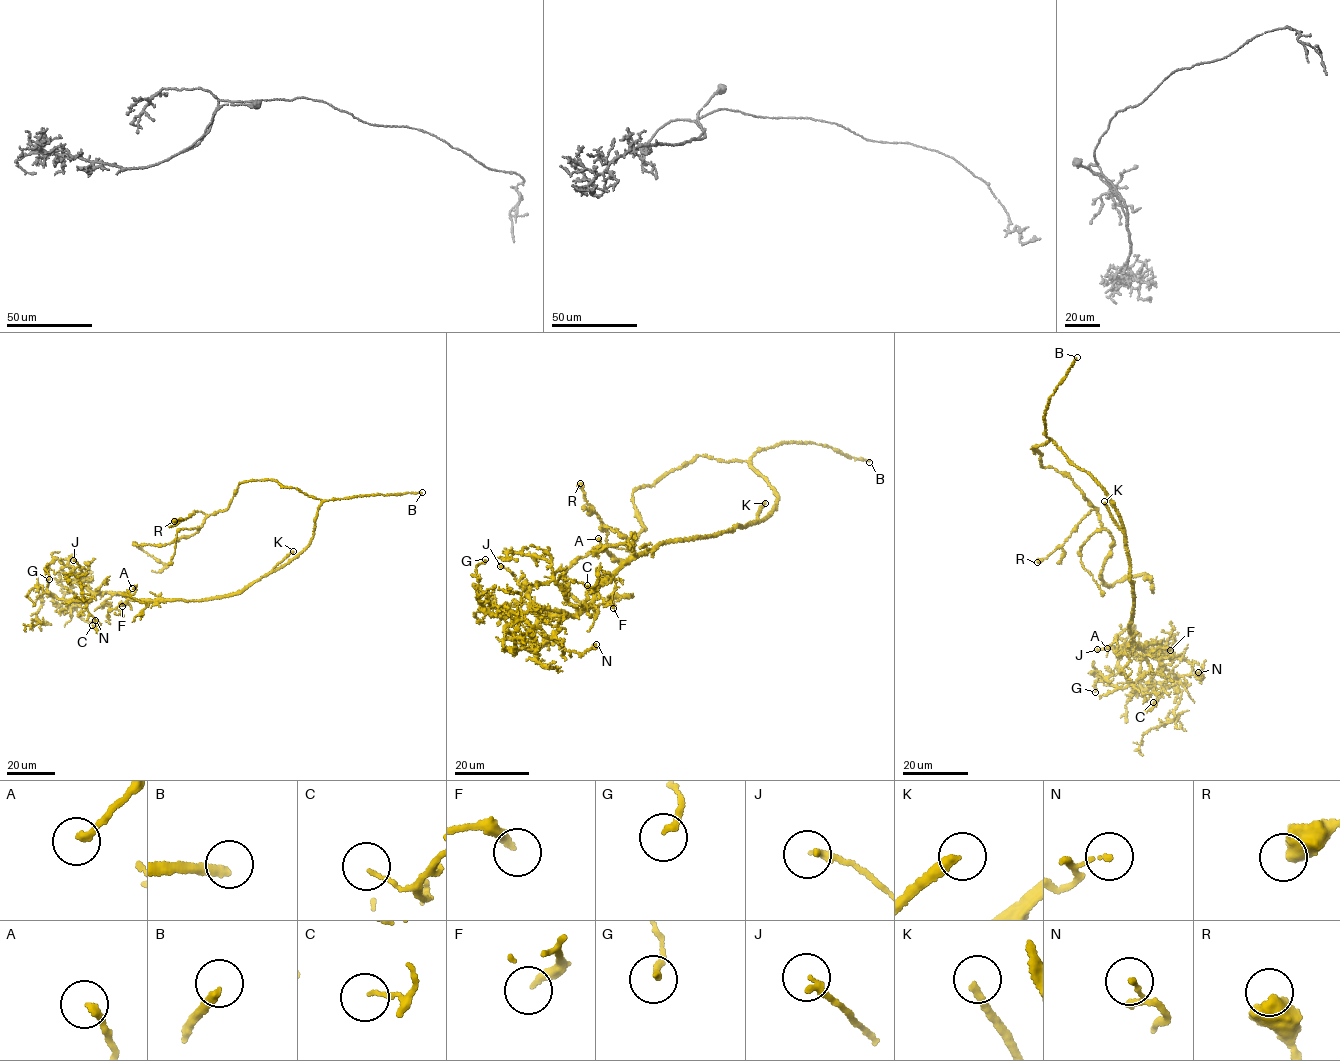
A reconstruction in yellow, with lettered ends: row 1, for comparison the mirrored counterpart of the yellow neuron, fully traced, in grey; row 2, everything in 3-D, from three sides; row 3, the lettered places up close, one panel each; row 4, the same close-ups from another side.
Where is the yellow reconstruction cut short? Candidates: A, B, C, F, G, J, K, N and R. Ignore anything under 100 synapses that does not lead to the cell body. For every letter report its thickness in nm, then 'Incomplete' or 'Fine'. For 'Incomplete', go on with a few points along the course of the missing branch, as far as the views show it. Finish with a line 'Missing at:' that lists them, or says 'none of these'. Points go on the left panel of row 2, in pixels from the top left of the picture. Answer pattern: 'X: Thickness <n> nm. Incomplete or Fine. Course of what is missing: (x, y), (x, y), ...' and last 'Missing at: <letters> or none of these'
A: Thickness 190 nm. Fine
B: Thickness 280 nm. Incomplete
C: Thickness 90 nm. Fine
F: Thickness 240 nm. Fine
G: Thickness 180 nm. Fine
J: Thickness 240 nm. Fine
K: Thickness 240 nm. Incomplete. Course of what is missing: (293, 551), (320, 502), (342, 498), (376, 505), (399, 495)
N: Thickness 130 nm. Fine
R: Thickness 700 nm. Fine
Missing at: B, K

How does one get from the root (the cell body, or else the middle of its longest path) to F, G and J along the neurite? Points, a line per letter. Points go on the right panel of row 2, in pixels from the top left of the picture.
F: (1111, 502), (1117, 510), (1123, 529), (1132, 586), (1133, 604), (1128, 630), (1145, 656), (1159, 647), (1170, 650)
G: (1111, 502), (1132, 586), (1128, 630), (1140, 649), (1162, 651), (1125, 646), (1095, 692)
J: (1111, 502), (1123, 529), (1132, 586), (1128, 630), (1140, 649), (1157, 644), (1162, 651), (1097, 649)

